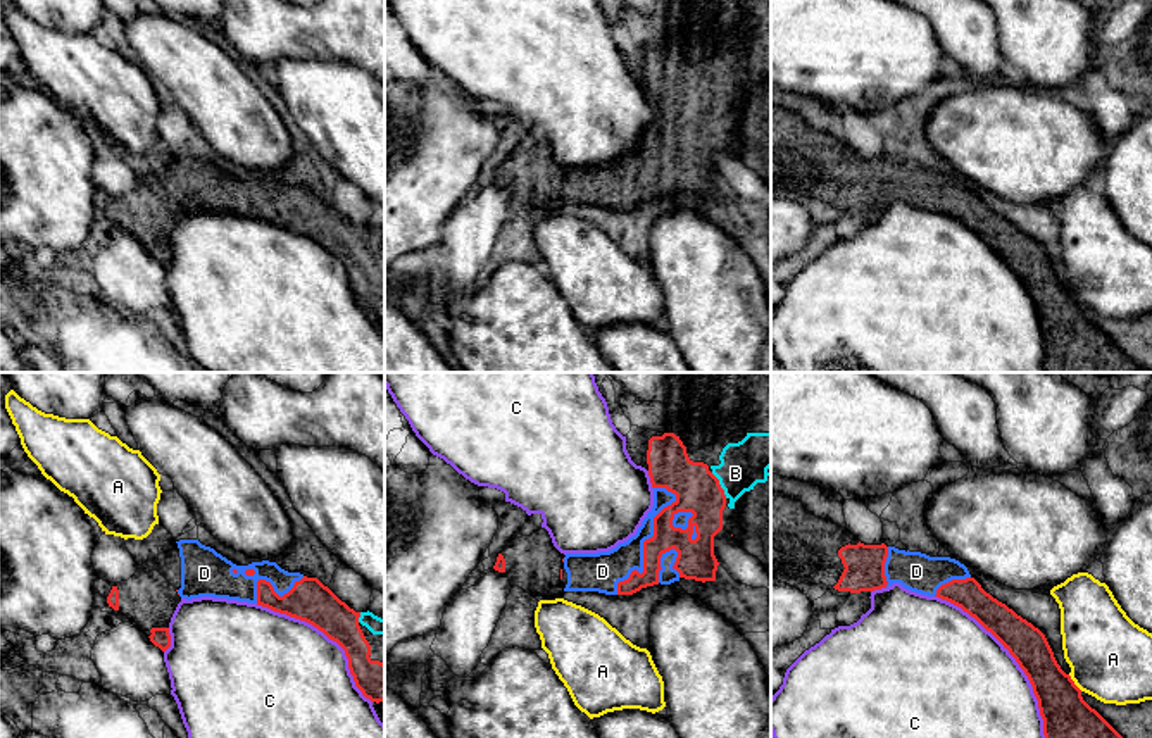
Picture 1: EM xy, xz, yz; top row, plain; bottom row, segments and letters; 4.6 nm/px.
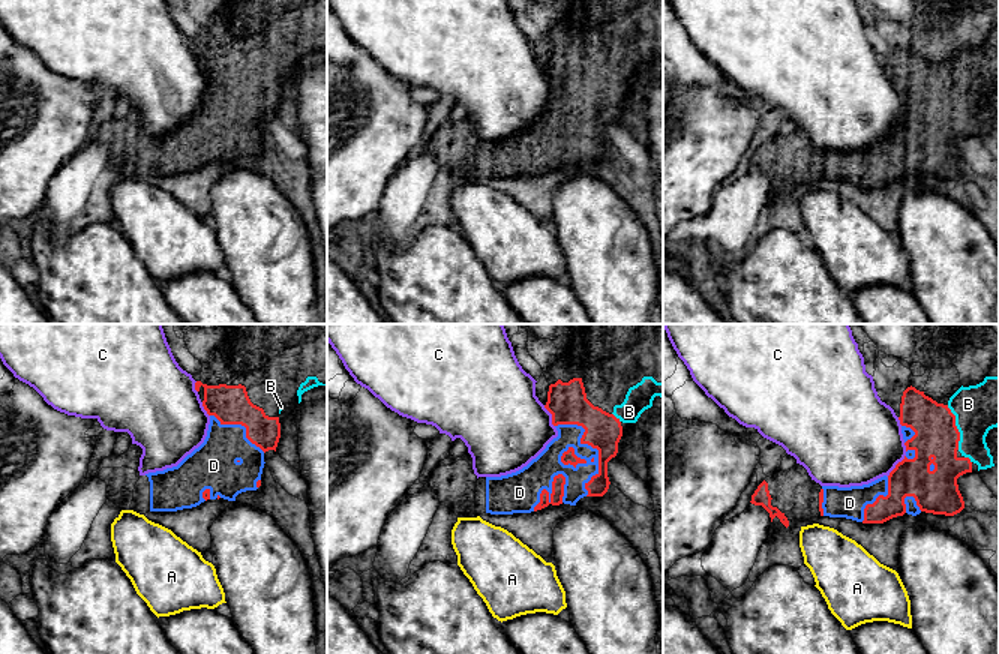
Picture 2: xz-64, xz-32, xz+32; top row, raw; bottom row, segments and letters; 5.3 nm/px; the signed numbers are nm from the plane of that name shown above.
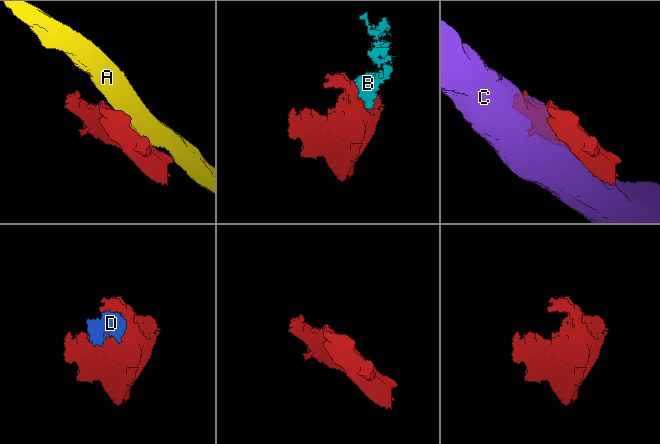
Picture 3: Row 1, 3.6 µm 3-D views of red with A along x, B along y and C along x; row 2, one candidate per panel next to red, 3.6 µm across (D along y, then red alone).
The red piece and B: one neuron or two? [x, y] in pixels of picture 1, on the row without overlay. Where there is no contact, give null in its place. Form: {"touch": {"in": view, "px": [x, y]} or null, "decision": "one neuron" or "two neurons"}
{"touch": {"in": "xz", "px": [720, 99]}, "decision": "one neuron"}

